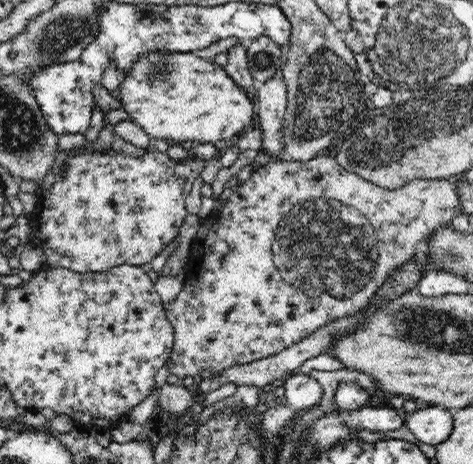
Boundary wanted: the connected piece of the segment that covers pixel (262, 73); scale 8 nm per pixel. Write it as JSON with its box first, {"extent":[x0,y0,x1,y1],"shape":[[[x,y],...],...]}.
{"extent":[247,36,282,83],"shape":[[[268,36],[247,42],[249,69],[254,79],[265,83],[282,68],[282,46]]]}

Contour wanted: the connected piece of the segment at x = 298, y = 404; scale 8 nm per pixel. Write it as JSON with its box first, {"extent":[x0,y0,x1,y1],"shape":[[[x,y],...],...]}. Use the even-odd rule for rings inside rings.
{"extent":[283,374,324,414],"shape":[[[297,374],[283,382],[287,403],[300,414],[315,408],[324,394],[320,382],[307,374]]]}

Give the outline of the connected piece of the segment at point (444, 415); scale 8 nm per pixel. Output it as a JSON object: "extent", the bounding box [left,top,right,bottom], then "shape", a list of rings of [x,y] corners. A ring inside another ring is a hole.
{"extent":[407,405,453,444],"shape":[[[428,405],[408,415],[407,427],[424,444],[444,442],[453,429],[452,410],[440,405]]]}

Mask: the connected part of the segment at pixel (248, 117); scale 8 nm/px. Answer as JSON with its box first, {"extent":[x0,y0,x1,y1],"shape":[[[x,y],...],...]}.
{"extent":[114,50,257,145],"shape":[[[150,50],[146,54],[138,54],[115,91],[117,95],[114,98],[120,102],[119,111],[126,111],[128,120],[140,126],[152,143],[158,140],[174,145],[195,140],[202,144],[214,144],[220,140],[233,142],[250,128],[250,122],[257,114],[256,104],[232,80],[225,67],[180,50]]]}

